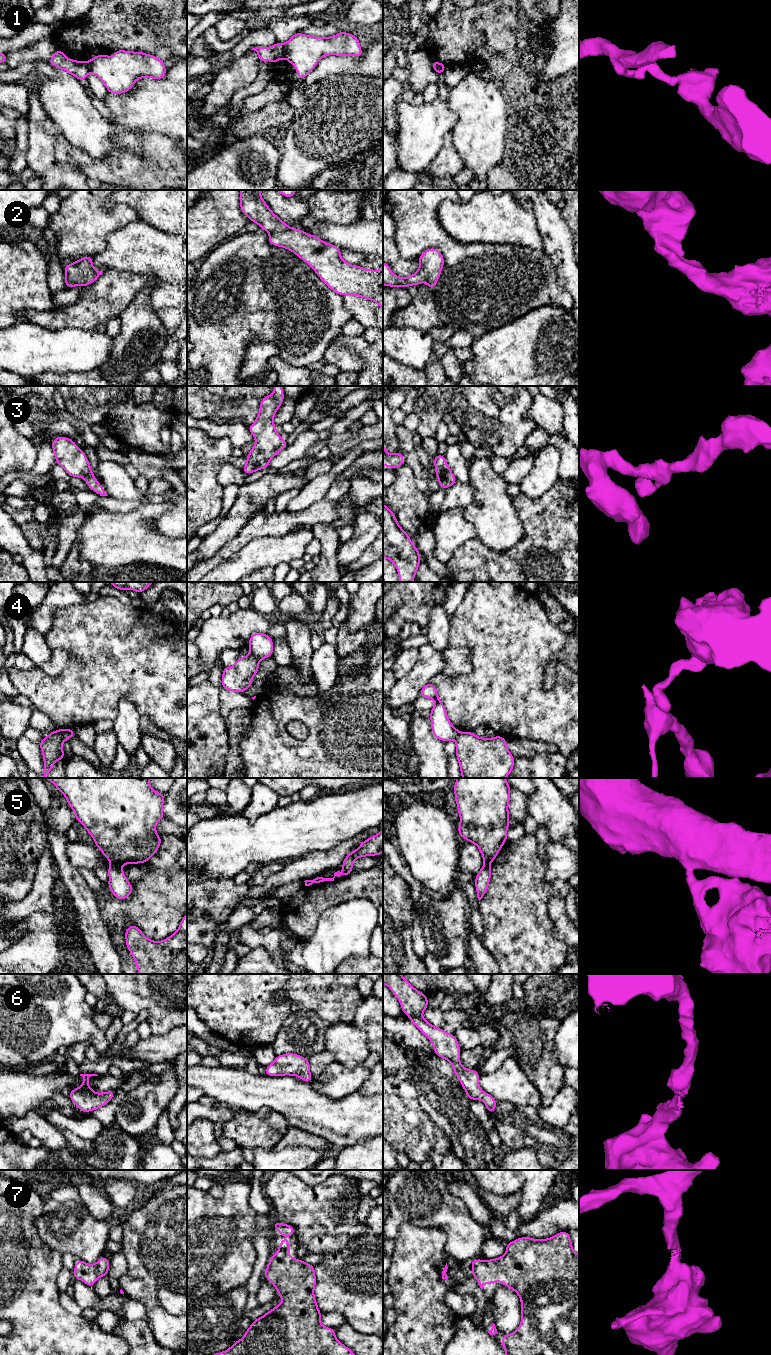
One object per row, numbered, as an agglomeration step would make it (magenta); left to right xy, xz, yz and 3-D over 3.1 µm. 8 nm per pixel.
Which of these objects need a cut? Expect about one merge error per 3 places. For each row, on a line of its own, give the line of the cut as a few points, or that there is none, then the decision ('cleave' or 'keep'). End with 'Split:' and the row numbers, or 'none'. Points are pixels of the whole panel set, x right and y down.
1: cut in xz along (283, 44), (285, 56); cleave
2: no cut; keep
3: no cut; keep
4: cut in xy along (56, 730), (64, 740); cleave
5: cut in yz along (485, 863), (489, 864); cleave
6: no cut; keep
7: no cut; keep
Split: 1, 4, 5

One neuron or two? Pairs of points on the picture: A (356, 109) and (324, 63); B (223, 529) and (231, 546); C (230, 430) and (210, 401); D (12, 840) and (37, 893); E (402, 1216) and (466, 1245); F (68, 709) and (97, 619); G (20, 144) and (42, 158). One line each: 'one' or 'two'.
A: two
B: two
C: two
D: two
E: one
F: one
G: two

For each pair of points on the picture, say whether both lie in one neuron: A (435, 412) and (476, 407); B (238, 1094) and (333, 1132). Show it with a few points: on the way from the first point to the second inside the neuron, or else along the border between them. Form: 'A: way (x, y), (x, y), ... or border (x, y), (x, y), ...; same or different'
A: border (461, 396), (461, 400), (448, 412); different
B: way (262, 1094), (286, 1094), (309, 1110); same

